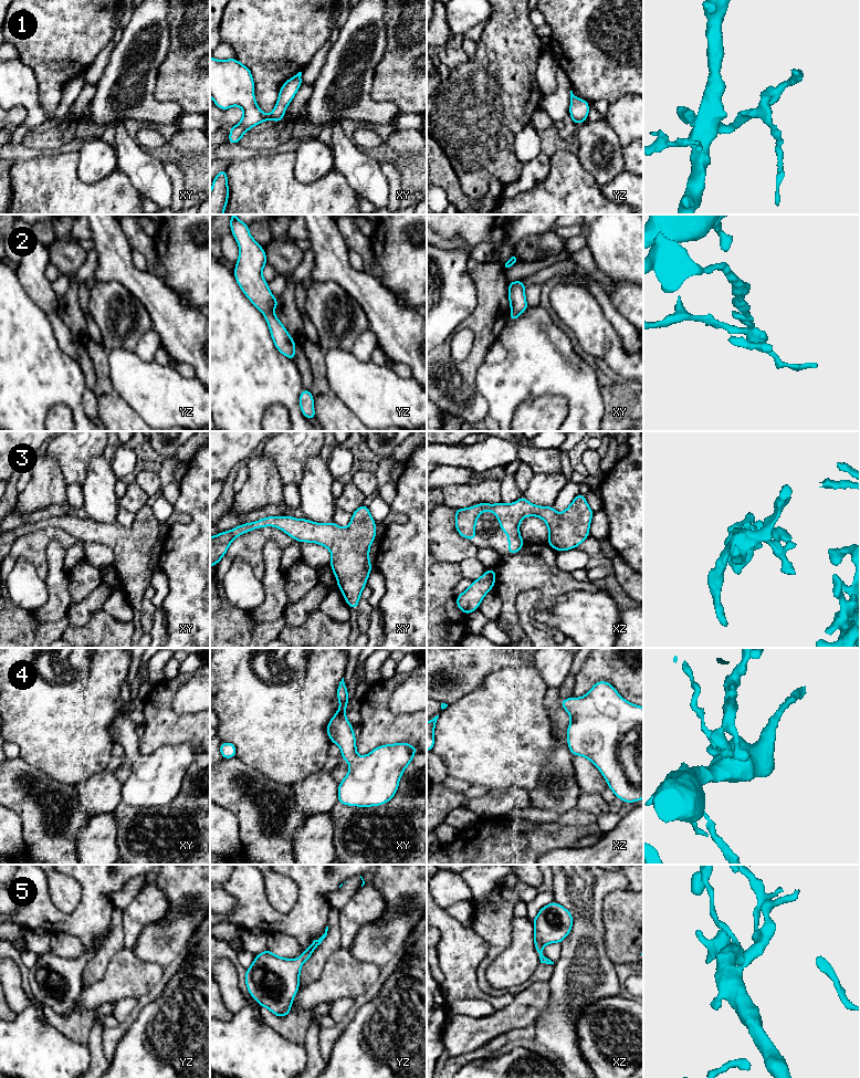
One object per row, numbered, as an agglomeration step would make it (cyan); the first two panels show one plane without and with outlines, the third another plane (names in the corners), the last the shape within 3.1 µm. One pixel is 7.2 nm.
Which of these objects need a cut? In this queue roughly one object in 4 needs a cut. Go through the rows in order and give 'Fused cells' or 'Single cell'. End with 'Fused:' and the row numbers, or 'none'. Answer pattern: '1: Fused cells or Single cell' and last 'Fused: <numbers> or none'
1: Single cell
2: Single cell
3: Single cell
4: Single cell
5: Single cell
Fused: none

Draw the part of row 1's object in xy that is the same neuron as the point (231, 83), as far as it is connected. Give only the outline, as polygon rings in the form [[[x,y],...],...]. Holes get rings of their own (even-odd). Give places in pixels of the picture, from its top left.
[[[210,57],[210,97],[226,111],[234,105],[243,109],[240,123],[230,128],[229,144],[239,144],[243,134],[253,126],[269,119],[283,121],[285,108],[302,85],[302,72],[286,81],[279,94],[271,114],[263,114],[254,97],[254,82],[249,67],[237,59],[217,60]]]

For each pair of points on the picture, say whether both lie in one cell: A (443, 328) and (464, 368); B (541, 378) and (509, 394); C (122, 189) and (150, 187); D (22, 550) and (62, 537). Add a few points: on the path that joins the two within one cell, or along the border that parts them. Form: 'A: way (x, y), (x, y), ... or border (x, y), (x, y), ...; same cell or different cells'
A: border (449, 337), (438, 346); different cells
B: way (533, 378), (524, 378), (516, 386); same cell
C: border (117, 168), (126, 175), (130, 185), (144, 198); different cells
D: way (32, 546), (43, 536), (52, 536); same cell

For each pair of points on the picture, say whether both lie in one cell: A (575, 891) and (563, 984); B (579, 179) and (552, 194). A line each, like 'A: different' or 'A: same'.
A: same
B: same

